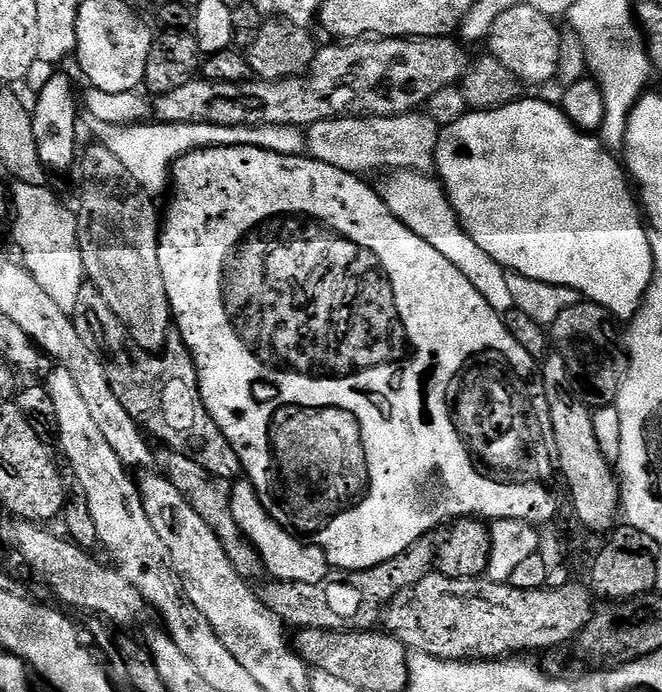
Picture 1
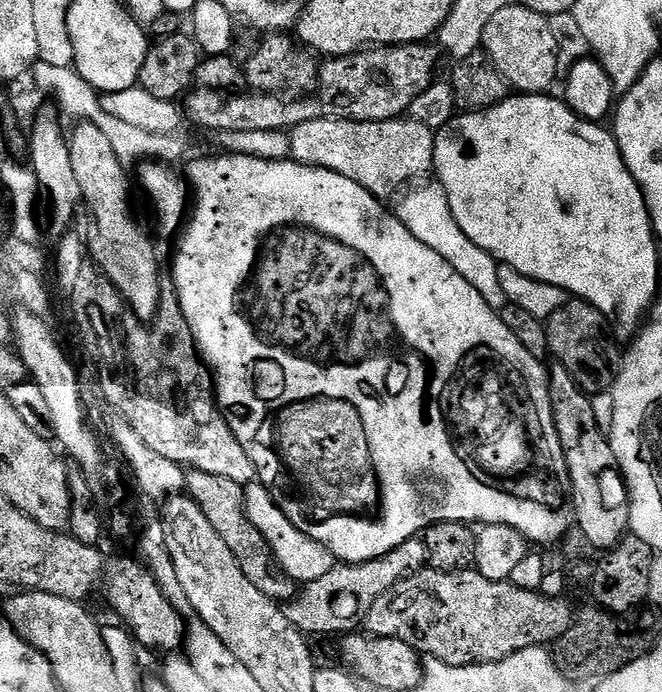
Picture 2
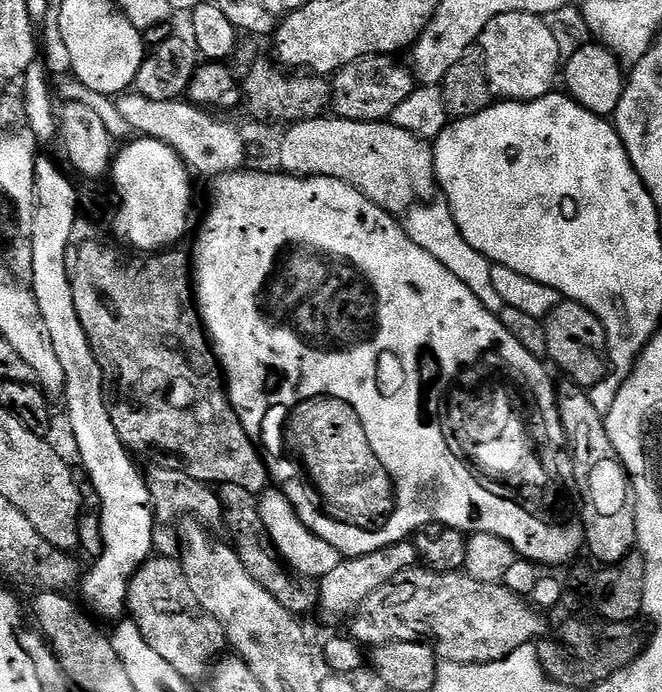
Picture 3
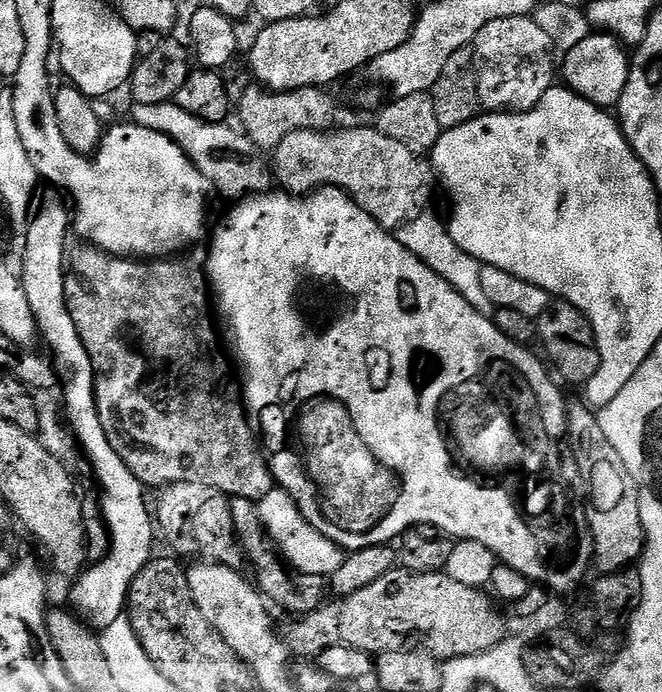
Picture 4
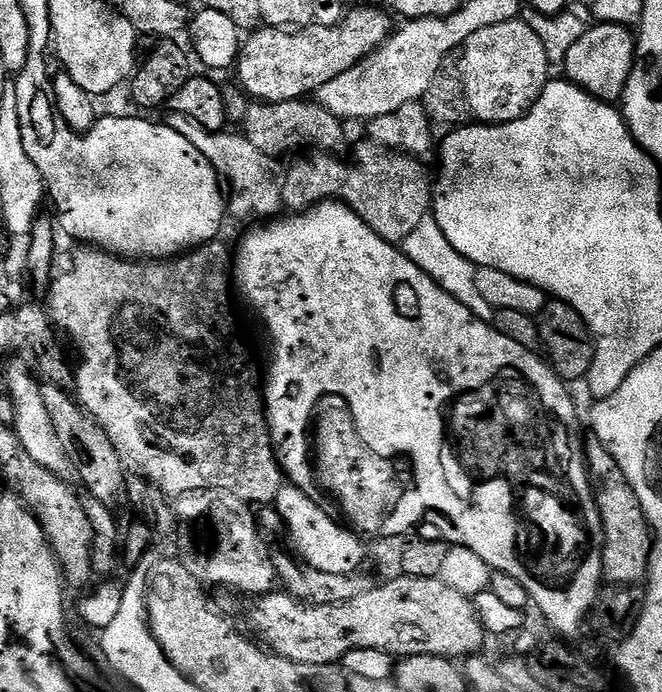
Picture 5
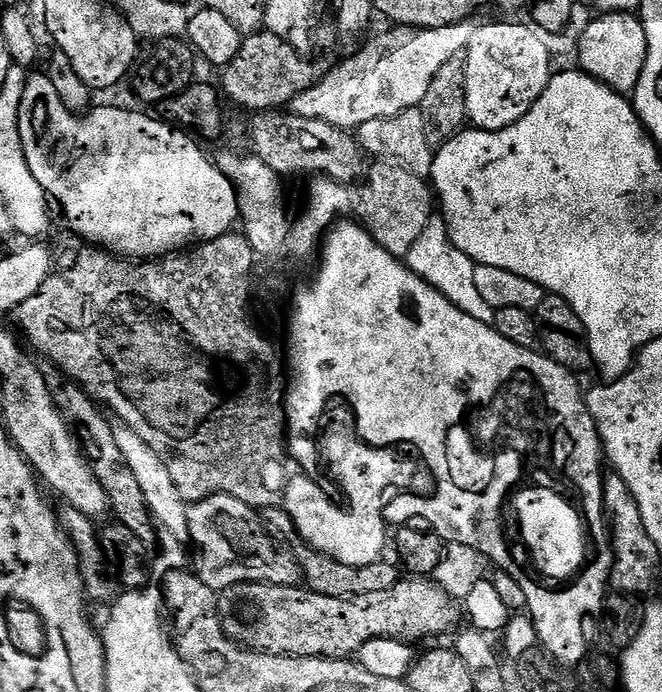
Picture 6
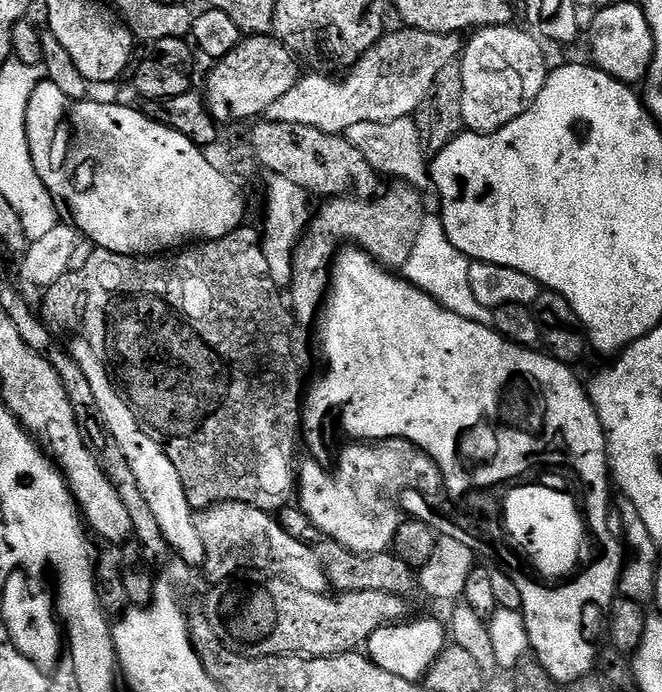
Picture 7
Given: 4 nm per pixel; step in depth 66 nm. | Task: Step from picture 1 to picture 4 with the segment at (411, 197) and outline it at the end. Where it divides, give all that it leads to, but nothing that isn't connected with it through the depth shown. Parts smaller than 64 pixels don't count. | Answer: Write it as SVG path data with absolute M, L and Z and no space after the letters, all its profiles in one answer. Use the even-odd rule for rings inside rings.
M431 214L414 218L399 229L398 238L402 242L402 246L406 246L406 250L410 250L410 254L414 254L419 260L426 262L426 266L430 266L430 270L434 270L434 274L446 278L446 282L450 282L452 289L458 294L462 294L462 298L466 298L466 302L470 302L470 306L474 306L474 310L478 310L478 314L489 318L495 317L497 309L494 302L490 302L489 296L482 287L480 261L470 254L466 254L466 250L462 250L462 246L458 246L458 242L454 242L454 238L450 238L448 225L443 219L439 220L438 217L431 216Z

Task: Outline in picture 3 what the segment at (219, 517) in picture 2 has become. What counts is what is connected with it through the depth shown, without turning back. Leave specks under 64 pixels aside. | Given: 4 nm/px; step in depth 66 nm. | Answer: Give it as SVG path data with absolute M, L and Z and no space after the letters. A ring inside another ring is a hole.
M225 484L219 489L219 498L224 506L224 523L230 529L232 527L232 540L238 558L242 566L246 566L246 574L274 598L286 610L290 610L293 616L304 618L308 611L315 609L320 602L320 585L311 576L293 574L280 559L277 551L272 546L272 540L264 530L264 523L260 517L258 500L253 493L242 490L242 486Z

